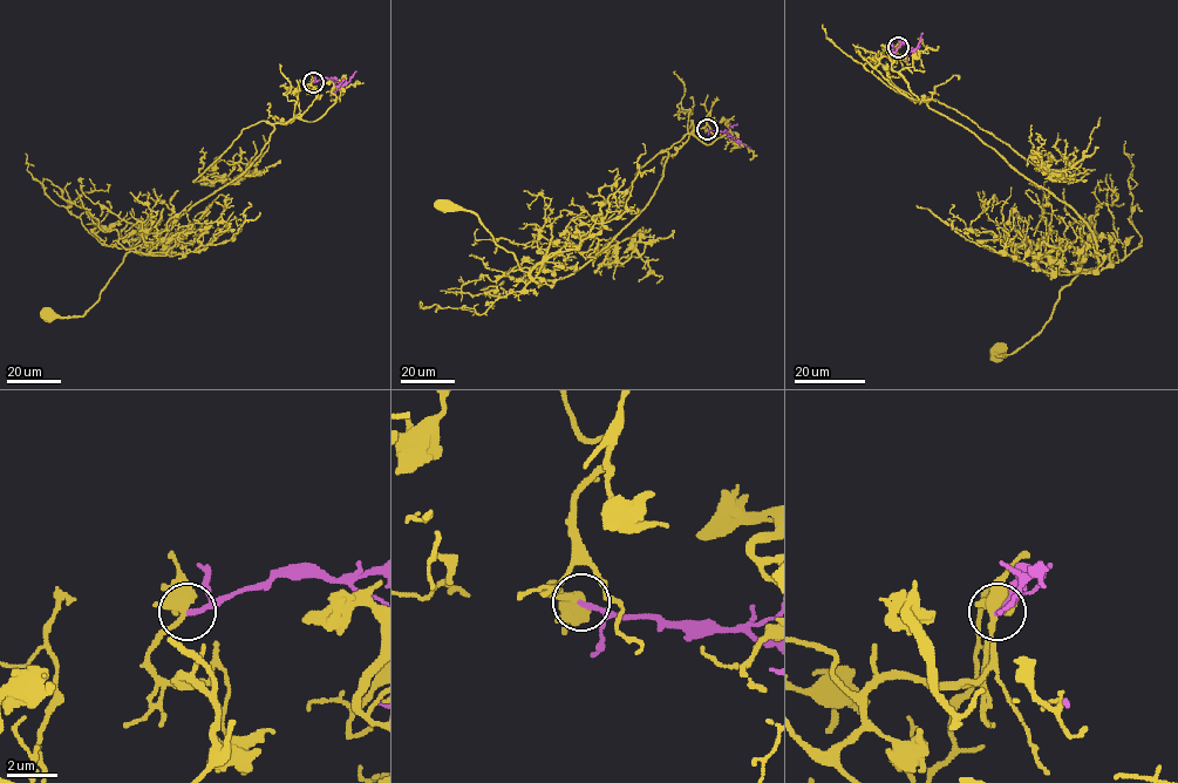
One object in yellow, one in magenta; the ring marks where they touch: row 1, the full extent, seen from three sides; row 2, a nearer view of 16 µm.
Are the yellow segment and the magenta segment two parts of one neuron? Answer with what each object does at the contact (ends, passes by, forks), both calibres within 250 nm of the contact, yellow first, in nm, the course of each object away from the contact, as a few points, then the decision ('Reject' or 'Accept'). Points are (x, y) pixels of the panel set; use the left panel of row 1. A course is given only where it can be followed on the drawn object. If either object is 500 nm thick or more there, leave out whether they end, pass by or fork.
At the ring yellow forks. At the ring magenta ends. Thickness 400 nm (yellow) against 200 nm. Course of yellow: (313, 81), (306, 109), (273, 123), (261, 154), (236, 178), (126, 253), (82, 315), (48, 314). Course of magenta: (313, 82), (334, 79), (346, 84), (356, 70). Reject

